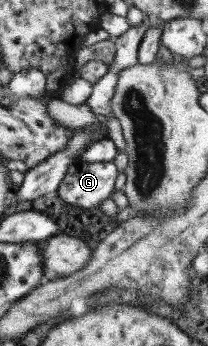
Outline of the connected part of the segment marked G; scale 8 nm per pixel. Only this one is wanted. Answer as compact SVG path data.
M78 159L67 168L55 191L66 204L91 209L115 193L117 174L113 161L83 162Z

